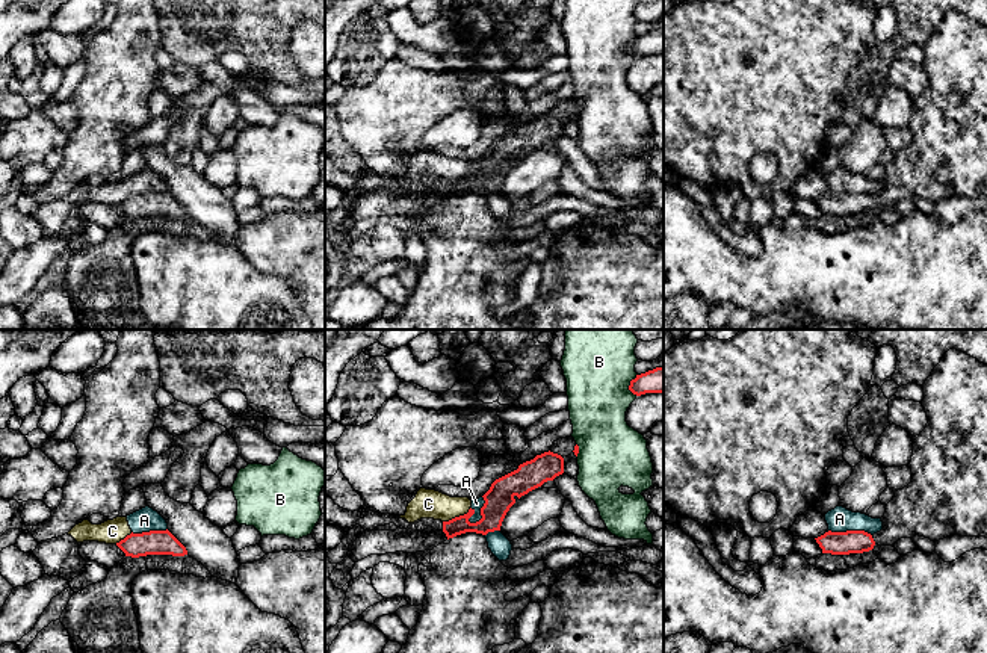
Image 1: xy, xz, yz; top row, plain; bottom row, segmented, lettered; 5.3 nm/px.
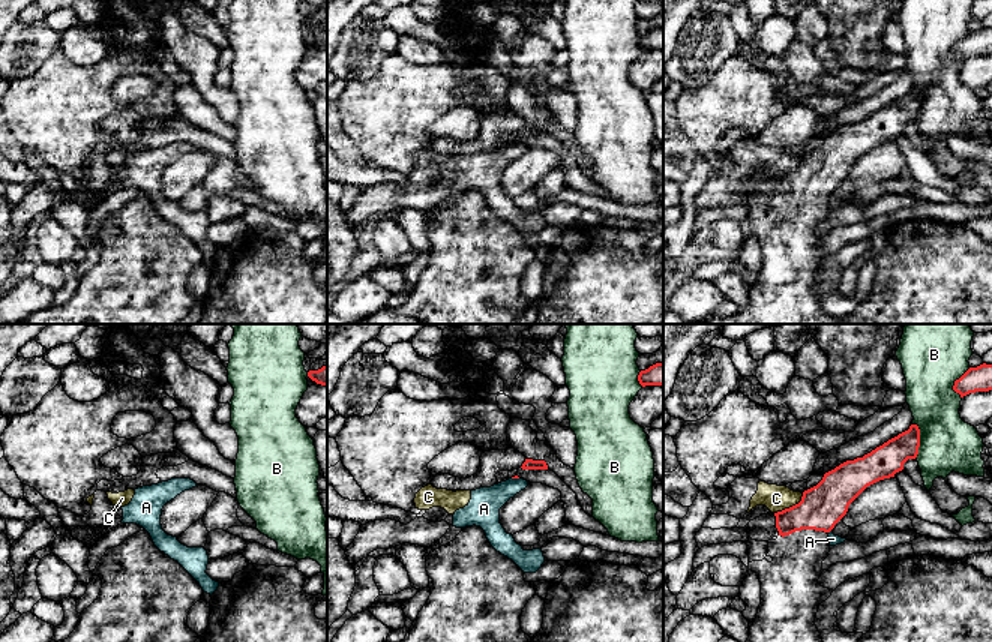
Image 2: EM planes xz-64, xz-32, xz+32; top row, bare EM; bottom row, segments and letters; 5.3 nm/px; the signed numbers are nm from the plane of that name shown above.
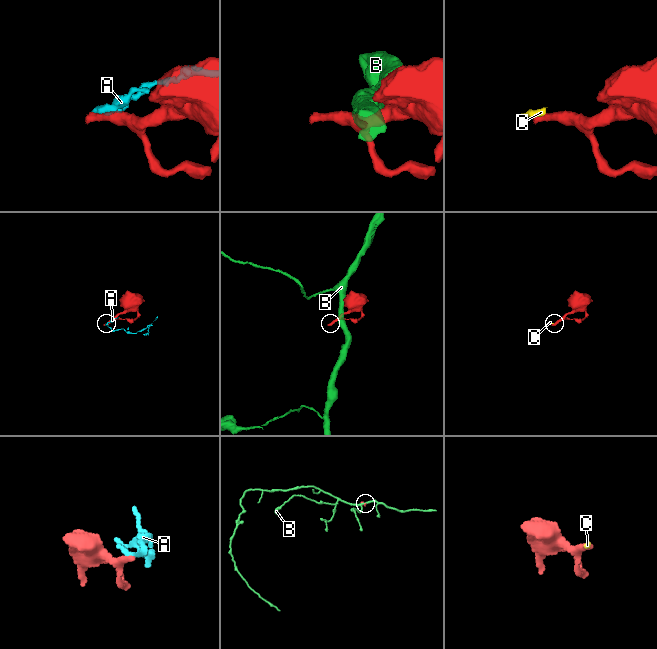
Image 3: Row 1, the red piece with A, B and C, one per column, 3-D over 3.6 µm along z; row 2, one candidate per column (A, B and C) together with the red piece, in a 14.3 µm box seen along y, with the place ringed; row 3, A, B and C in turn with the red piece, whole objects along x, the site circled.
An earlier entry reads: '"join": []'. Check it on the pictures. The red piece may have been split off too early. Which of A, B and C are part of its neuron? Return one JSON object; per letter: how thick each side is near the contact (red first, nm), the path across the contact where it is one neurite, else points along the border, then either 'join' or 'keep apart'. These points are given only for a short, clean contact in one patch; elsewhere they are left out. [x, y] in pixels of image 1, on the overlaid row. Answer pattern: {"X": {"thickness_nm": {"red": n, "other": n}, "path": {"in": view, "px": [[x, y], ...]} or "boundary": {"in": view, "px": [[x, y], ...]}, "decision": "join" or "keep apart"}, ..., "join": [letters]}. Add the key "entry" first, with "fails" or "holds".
{"entry": "holds", "A": {"thickness_nm": {"red": 150, "other": 60}, "boundary": {"in": "xz", "px": [[482, 496], [481, 517], [470, 523]]}, "decision": "keep apart"}, "B": {"thickness_nm": {"red": 140, "other": 380}, "decision": "keep apart"}, "C": {"thickness_nm": {"red": 150, "other": 160}, "boundary": {"in": "xz", "px": [[470, 508], [443, 522]]}, "decision": "keep apart"}, "join": []}

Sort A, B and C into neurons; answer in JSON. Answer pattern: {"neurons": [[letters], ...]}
{"neurons": [["A", "C"], ["B"]]}

